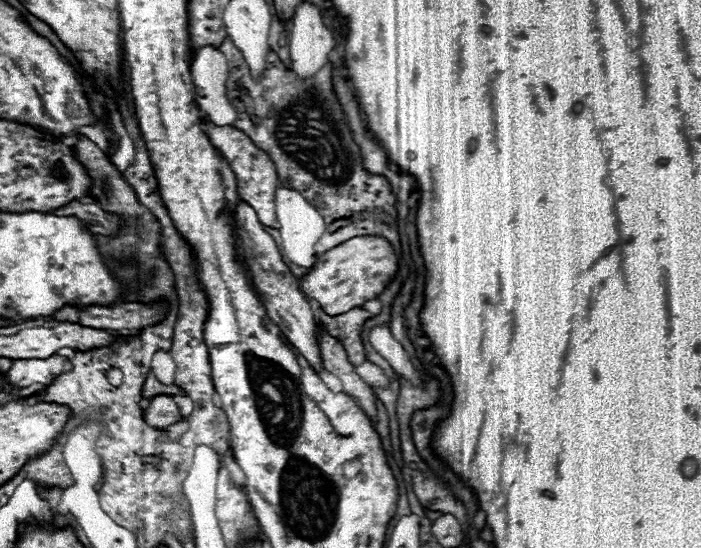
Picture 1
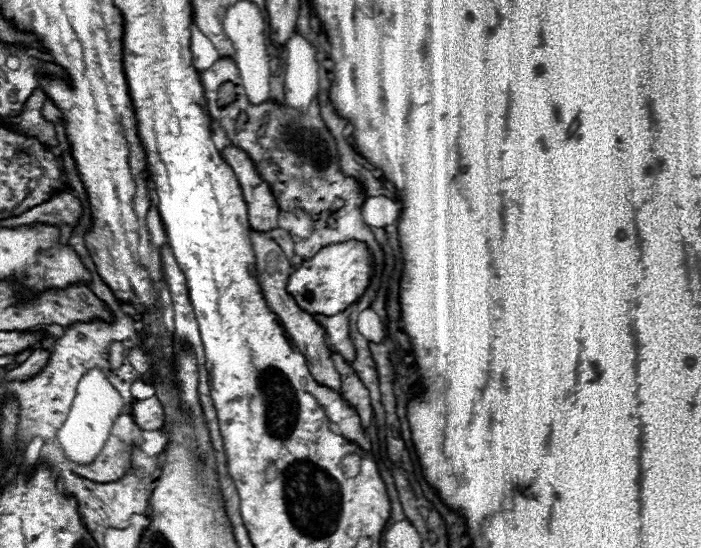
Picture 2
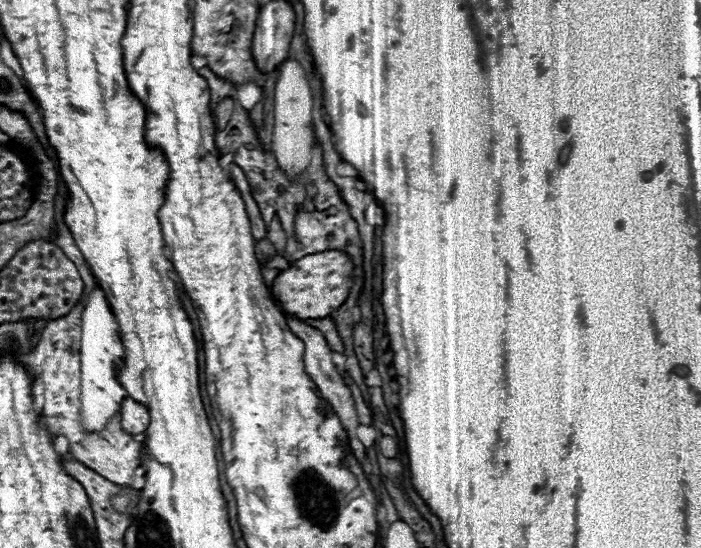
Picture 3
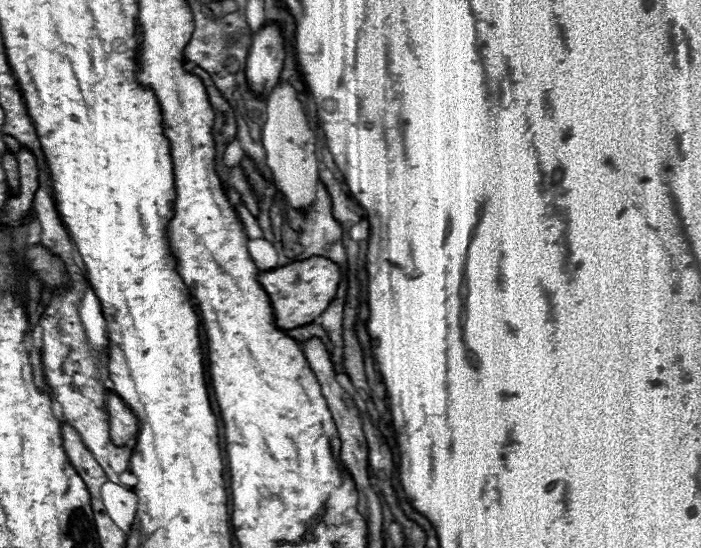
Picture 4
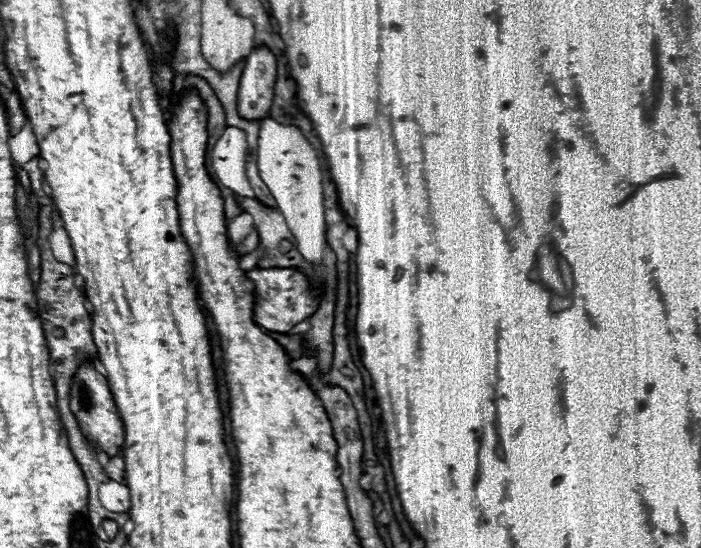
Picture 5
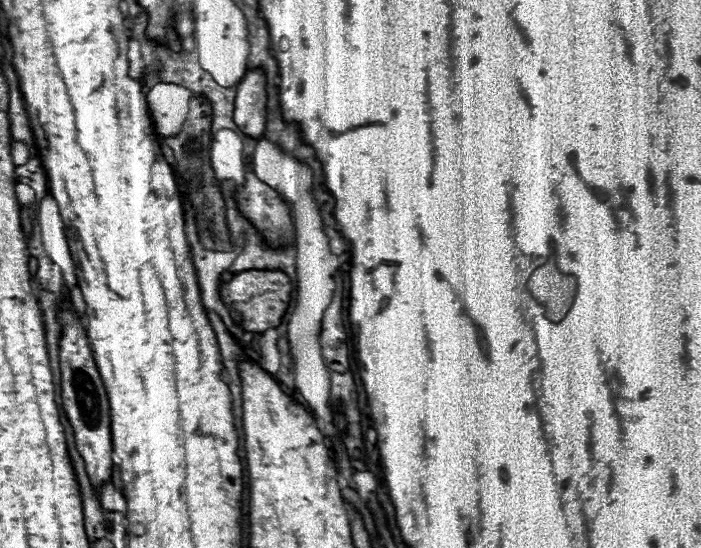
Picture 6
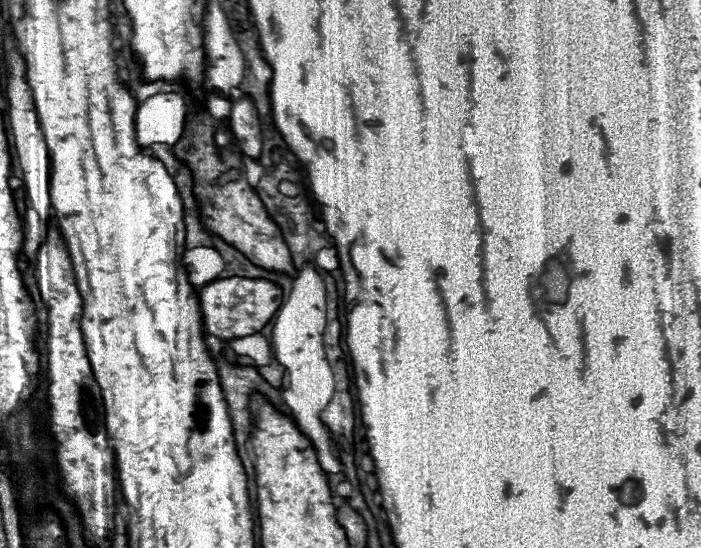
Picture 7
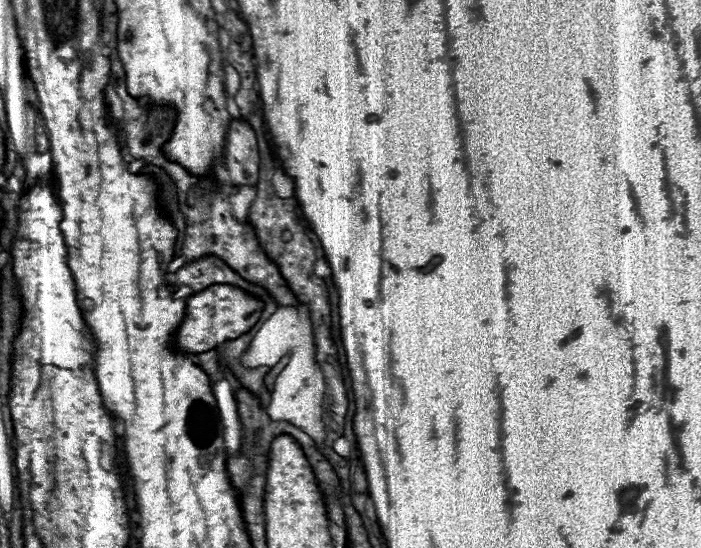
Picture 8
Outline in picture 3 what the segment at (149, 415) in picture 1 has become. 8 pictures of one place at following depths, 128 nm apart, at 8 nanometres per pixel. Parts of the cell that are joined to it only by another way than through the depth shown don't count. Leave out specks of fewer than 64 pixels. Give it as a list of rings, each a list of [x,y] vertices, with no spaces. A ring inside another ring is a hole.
[[[126,398],[124,404],[120,406],[120,426],[124,428],[124,432],[128,432],[132,436],[142,434],[142,432],[146,432],[148,422],[150,422],[150,416],[148,416],[146,406],[138,404],[132,398]]]

